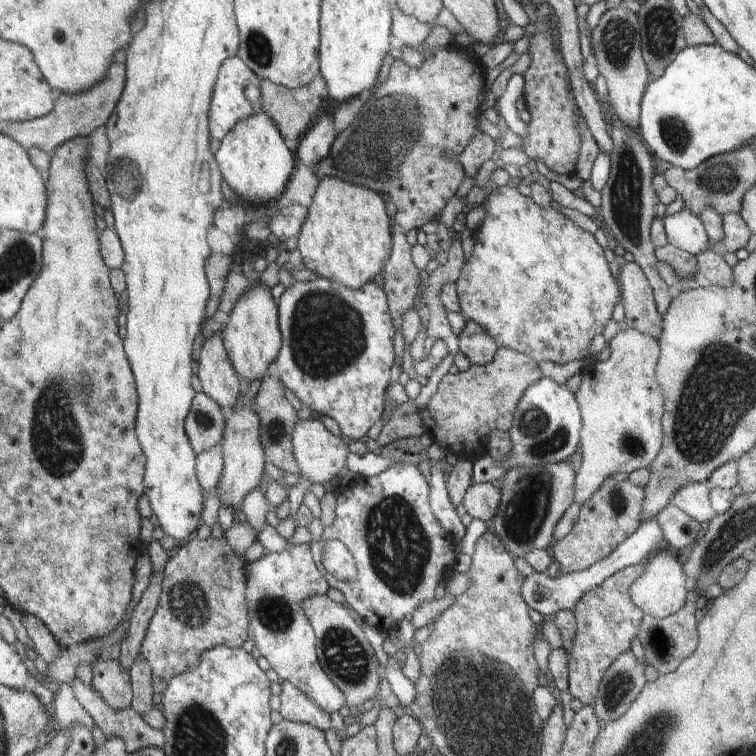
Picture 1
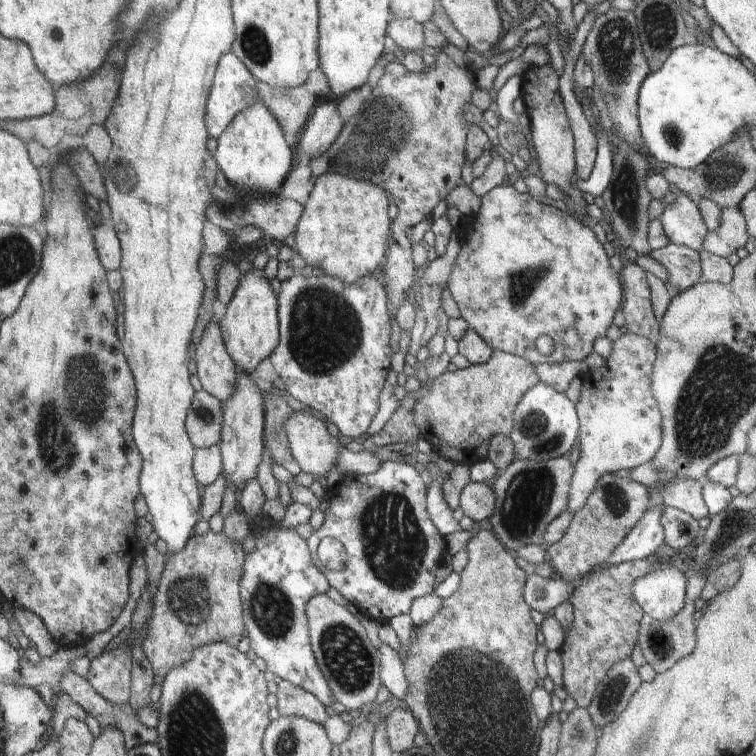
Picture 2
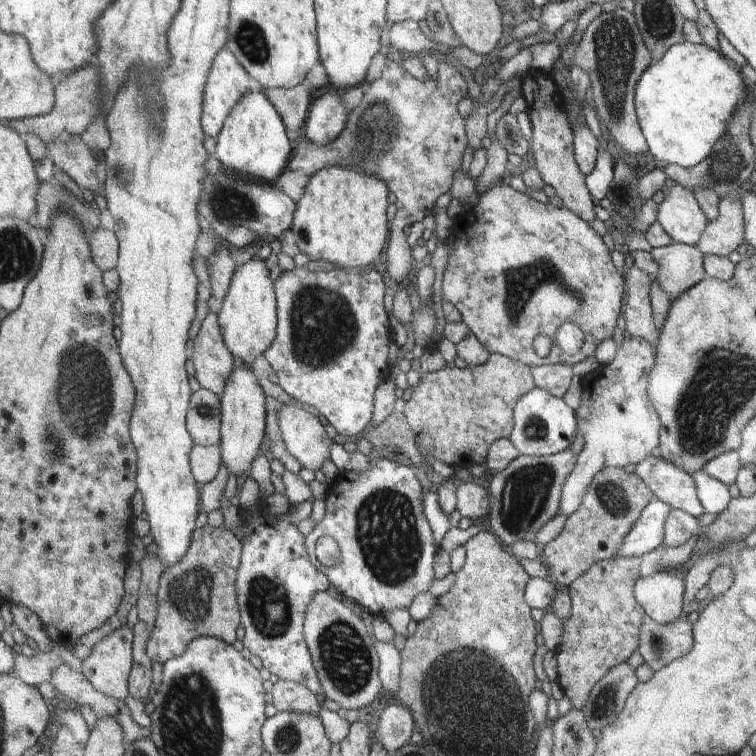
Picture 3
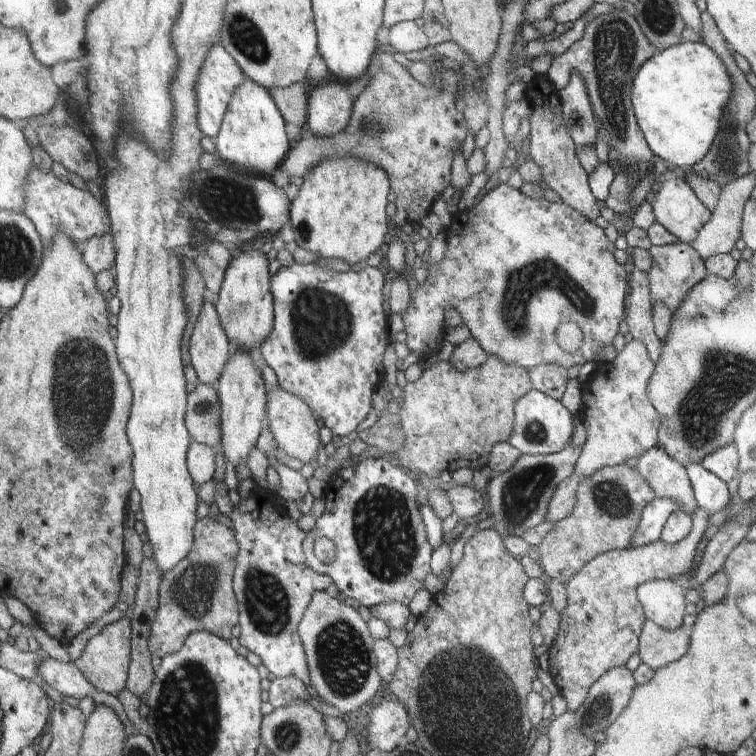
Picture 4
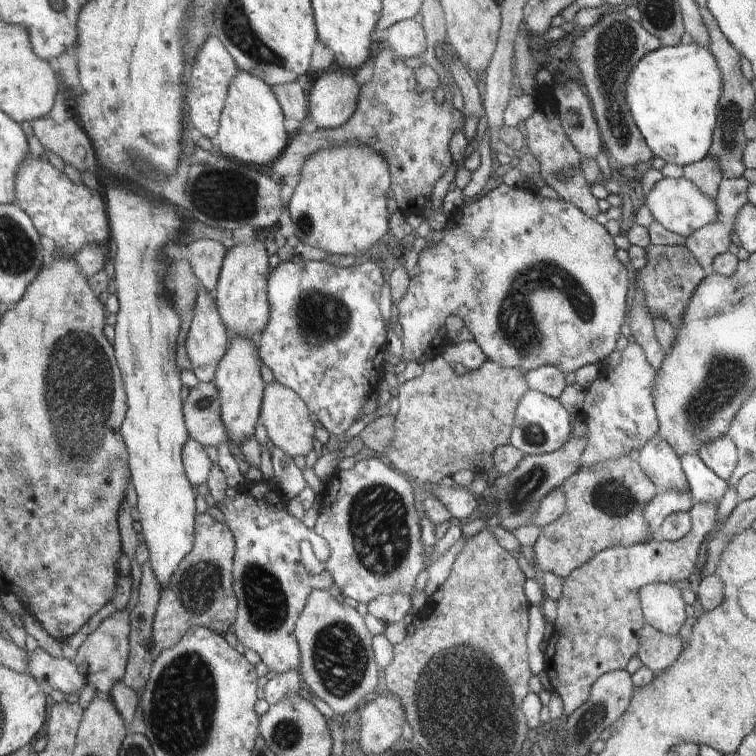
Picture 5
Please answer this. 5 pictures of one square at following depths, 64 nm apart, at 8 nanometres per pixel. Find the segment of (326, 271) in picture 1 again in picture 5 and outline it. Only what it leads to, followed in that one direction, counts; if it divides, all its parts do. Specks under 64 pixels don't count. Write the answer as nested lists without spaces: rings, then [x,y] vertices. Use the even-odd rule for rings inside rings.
[[[346,145],[331,149],[320,149],[312,153],[303,163],[299,184],[287,204],[295,235],[301,242],[323,248],[328,254],[368,254],[388,232],[388,191],[391,176],[388,163],[382,155],[361,145]]]

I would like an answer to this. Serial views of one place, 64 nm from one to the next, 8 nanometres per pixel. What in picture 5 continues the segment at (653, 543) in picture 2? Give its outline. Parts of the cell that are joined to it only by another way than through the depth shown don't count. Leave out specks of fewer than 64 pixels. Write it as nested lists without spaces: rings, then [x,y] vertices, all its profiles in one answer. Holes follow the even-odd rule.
[[[687,489],[684,493],[678,491],[664,491],[646,505],[645,519],[653,537],[658,537],[664,519],[678,511],[689,511],[694,505],[693,496]]]

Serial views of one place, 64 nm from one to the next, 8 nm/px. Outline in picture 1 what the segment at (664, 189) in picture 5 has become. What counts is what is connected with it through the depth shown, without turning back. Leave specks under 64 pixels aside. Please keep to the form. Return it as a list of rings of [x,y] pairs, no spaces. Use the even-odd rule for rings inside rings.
[[[688,209],[663,217],[668,243],[692,256],[709,250],[711,243],[700,217]]]

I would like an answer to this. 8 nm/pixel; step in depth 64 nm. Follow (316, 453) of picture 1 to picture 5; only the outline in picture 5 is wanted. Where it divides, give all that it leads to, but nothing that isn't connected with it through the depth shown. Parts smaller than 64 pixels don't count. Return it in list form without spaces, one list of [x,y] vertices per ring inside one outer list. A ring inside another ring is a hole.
[[[278,382],[268,383],[263,390],[260,422],[265,426],[273,444],[291,456],[307,456],[313,450],[315,426],[310,421],[310,410],[306,403],[291,388]]]

